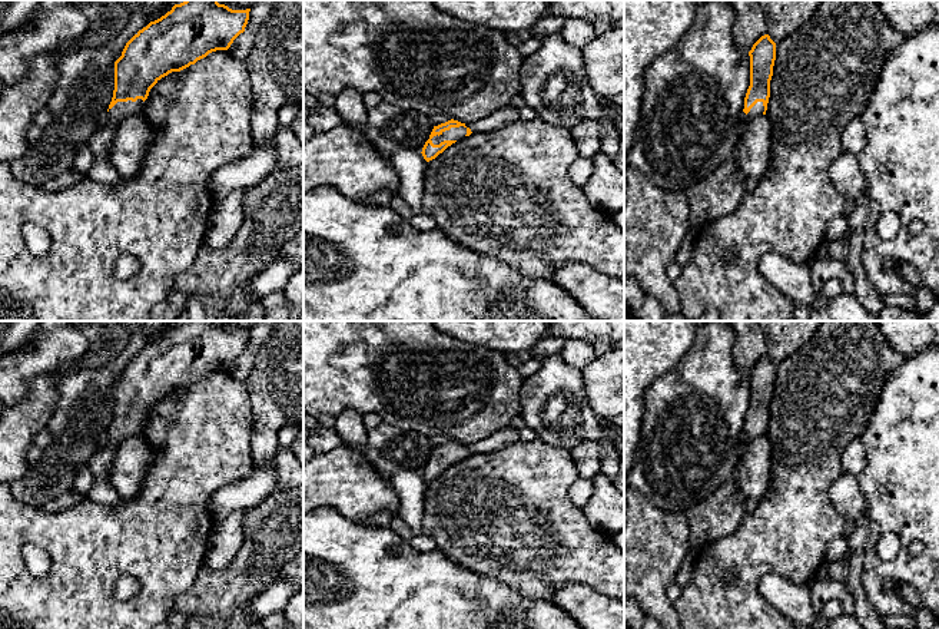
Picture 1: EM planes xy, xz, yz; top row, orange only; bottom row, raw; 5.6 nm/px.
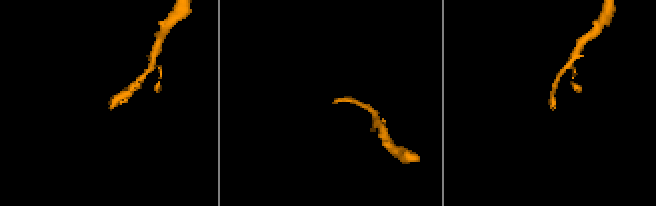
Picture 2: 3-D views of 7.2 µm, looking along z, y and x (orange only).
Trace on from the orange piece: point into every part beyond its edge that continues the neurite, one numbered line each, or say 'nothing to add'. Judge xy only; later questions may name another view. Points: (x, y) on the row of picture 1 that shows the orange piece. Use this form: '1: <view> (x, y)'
1: xy (100, 142)

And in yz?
1: yz (757, 109)

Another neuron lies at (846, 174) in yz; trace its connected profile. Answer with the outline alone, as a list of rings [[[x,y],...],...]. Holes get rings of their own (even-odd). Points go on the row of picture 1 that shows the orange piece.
[[[846,149],[832,163],[830,179],[846,202],[856,201],[866,189],[866,178],[859,159]]]

